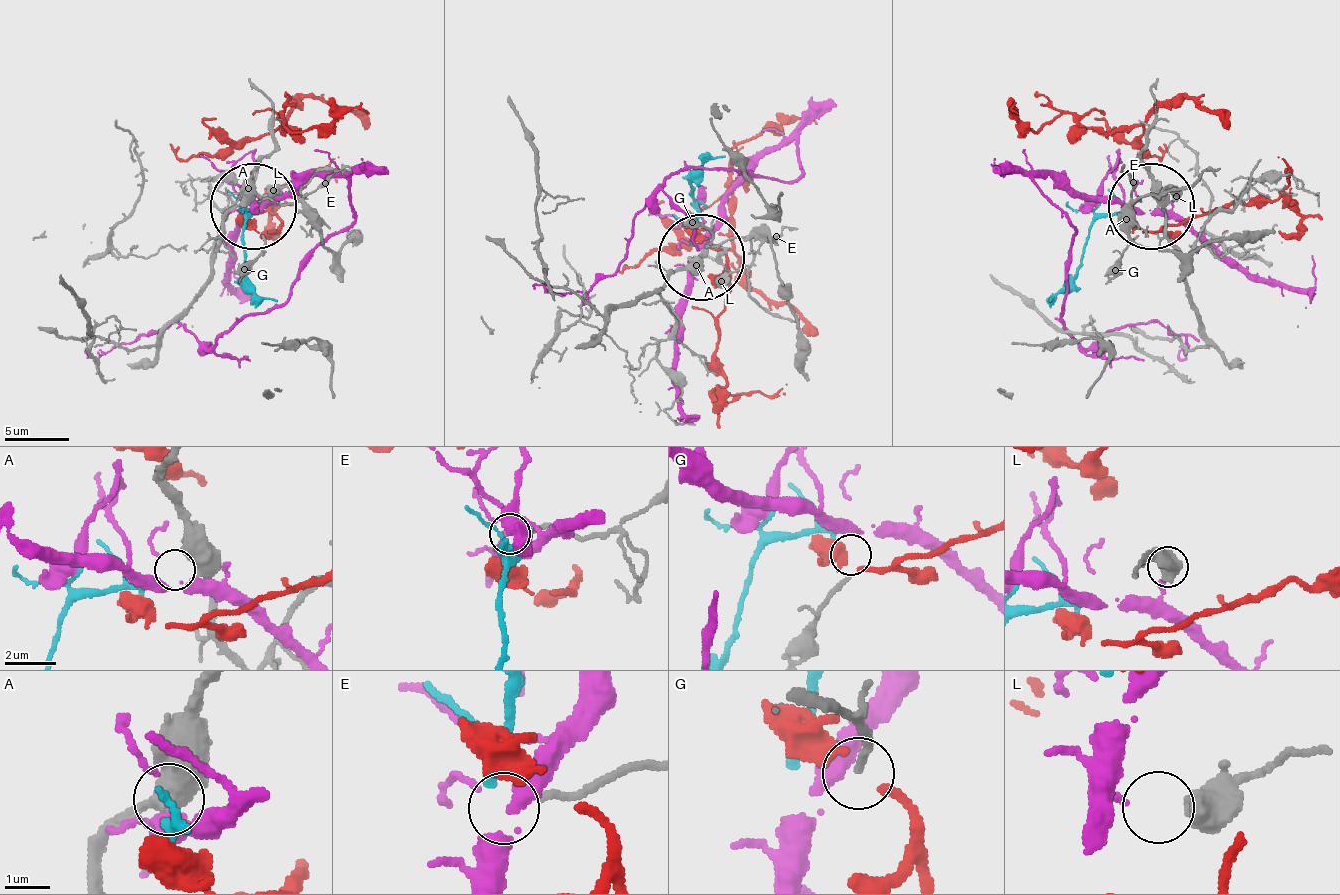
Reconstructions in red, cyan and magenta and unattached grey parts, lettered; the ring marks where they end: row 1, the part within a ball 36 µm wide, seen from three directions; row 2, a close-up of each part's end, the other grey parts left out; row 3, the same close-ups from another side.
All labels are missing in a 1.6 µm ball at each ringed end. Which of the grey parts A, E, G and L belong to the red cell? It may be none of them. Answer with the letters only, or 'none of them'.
none of them

